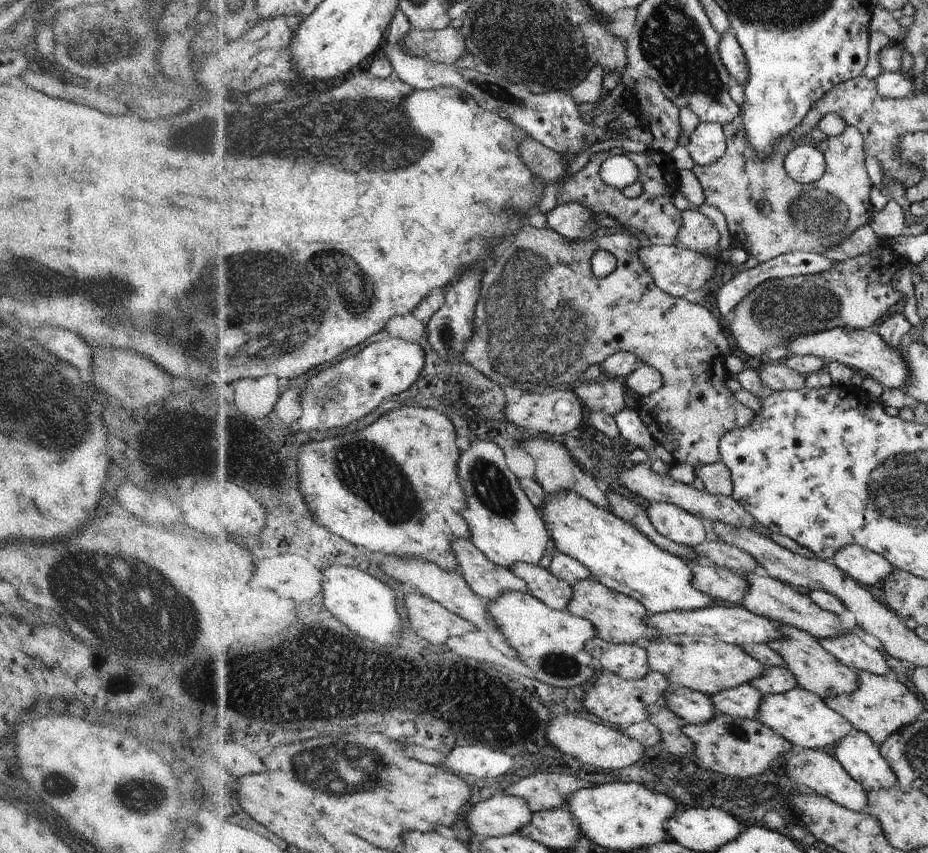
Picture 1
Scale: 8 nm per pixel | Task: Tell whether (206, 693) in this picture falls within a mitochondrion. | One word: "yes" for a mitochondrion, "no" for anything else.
no

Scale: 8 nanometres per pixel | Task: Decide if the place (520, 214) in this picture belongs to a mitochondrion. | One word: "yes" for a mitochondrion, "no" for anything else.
no

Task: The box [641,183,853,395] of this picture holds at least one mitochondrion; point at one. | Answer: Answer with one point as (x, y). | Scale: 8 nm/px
(804, 303)

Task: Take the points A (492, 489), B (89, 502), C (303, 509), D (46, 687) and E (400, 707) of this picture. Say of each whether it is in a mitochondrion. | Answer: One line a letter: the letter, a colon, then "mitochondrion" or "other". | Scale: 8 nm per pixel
A: mitochondrion
B: other
C: other
D: other
E: other

